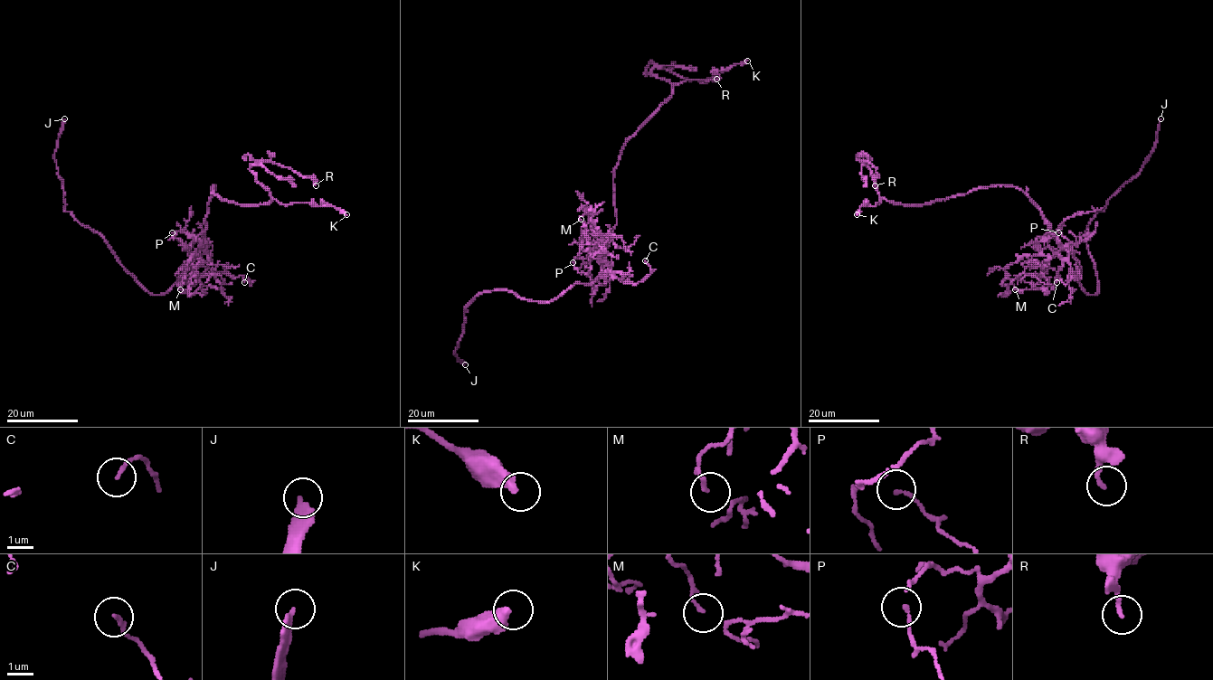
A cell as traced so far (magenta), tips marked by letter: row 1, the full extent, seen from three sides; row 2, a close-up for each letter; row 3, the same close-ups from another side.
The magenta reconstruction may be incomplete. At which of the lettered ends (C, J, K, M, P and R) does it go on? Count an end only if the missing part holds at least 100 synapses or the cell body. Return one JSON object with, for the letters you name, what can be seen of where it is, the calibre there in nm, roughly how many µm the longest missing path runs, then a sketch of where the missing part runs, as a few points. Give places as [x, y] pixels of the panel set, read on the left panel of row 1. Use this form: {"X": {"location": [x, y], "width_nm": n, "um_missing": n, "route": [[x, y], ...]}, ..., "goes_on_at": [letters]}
{"J": {"location": [64, 118], "width_nm": 260, "um_missing": 15, "route": [[64, 118], [71, 102], [86, 81]]}, "goes_on_at": ["J"]}

